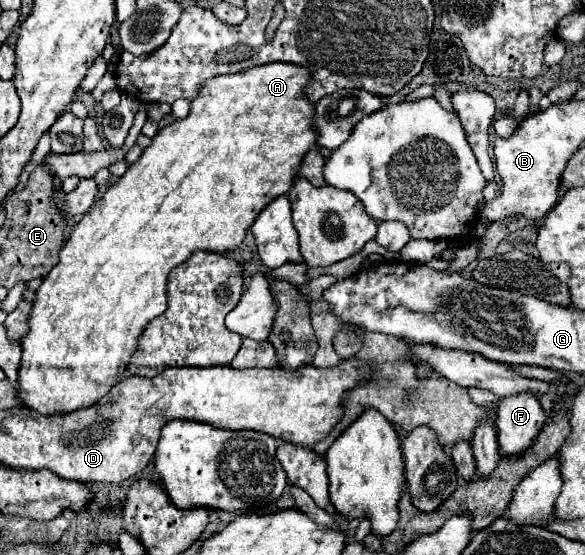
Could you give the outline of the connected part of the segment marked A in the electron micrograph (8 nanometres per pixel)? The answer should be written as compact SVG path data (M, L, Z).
M273 62L273 64L261 64L245 72L237 74L227 74L227 76L217 76L207 80L201 88L199 94L191 100L191 112L187 118L175 120L173 124L165 126L163 130L157 132L157 136L151 140L151 146L143 150L139 160L129 166L129 170L115 182L113 186L107 188L101 200L97 200L91 210L73 226L65 246L61 248L59 254L59 264L45 276L43 284L37 290L37 296L33 300L33 310L31 310L31 324L29 324L29 334L25 340L21 340L23 348L23 362L19 368L19 388L17 394L21 402L27 408L35 408L39 414L55 414L55 412L69 412L77 408L85 408L97 398L105 394L105 390L113 388L117 382L125 378L125 370L129 364L131 354L135 352L137 346L137 336L145 328L145 322L151 322L153 318L161 316L161 312L167 310L167 276L173 268L183 264L195 250L209 250L209 252L227 252L237 248L261 208L265 208L271 200L275 200L281 194L287 194L293 186L295 174L299 164L303 162L305 154L317 144L319 130L315 128L315 102L311 102L305 96L307 82L313 80L313 74L305 70L303 66L295 66L289 62Z

